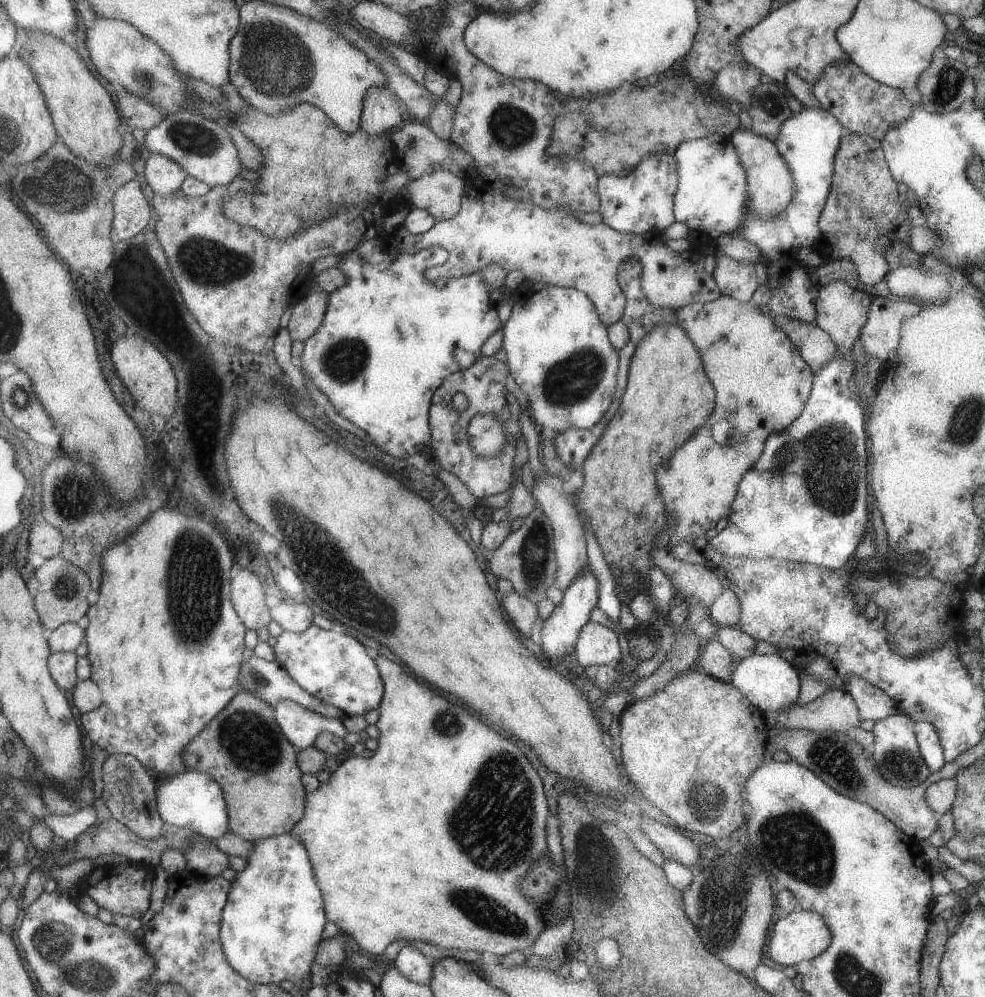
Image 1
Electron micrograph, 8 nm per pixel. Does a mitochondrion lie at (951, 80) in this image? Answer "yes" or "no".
yes

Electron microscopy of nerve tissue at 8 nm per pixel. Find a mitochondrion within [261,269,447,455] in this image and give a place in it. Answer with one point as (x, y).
(345, 361)

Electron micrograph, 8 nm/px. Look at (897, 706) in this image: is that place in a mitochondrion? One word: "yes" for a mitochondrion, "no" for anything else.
no

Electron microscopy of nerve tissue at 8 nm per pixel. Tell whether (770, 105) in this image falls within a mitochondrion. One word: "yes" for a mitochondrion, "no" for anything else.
yes

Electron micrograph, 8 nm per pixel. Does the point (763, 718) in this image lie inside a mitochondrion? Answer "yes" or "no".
no

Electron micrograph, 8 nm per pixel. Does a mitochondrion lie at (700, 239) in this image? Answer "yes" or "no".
no

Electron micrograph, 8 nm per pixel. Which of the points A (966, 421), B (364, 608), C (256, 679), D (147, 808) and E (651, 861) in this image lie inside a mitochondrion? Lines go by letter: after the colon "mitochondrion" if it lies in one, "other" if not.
A: mitochondrion
B: mitochondrion
C: mitochondrion
D: other
E: other

